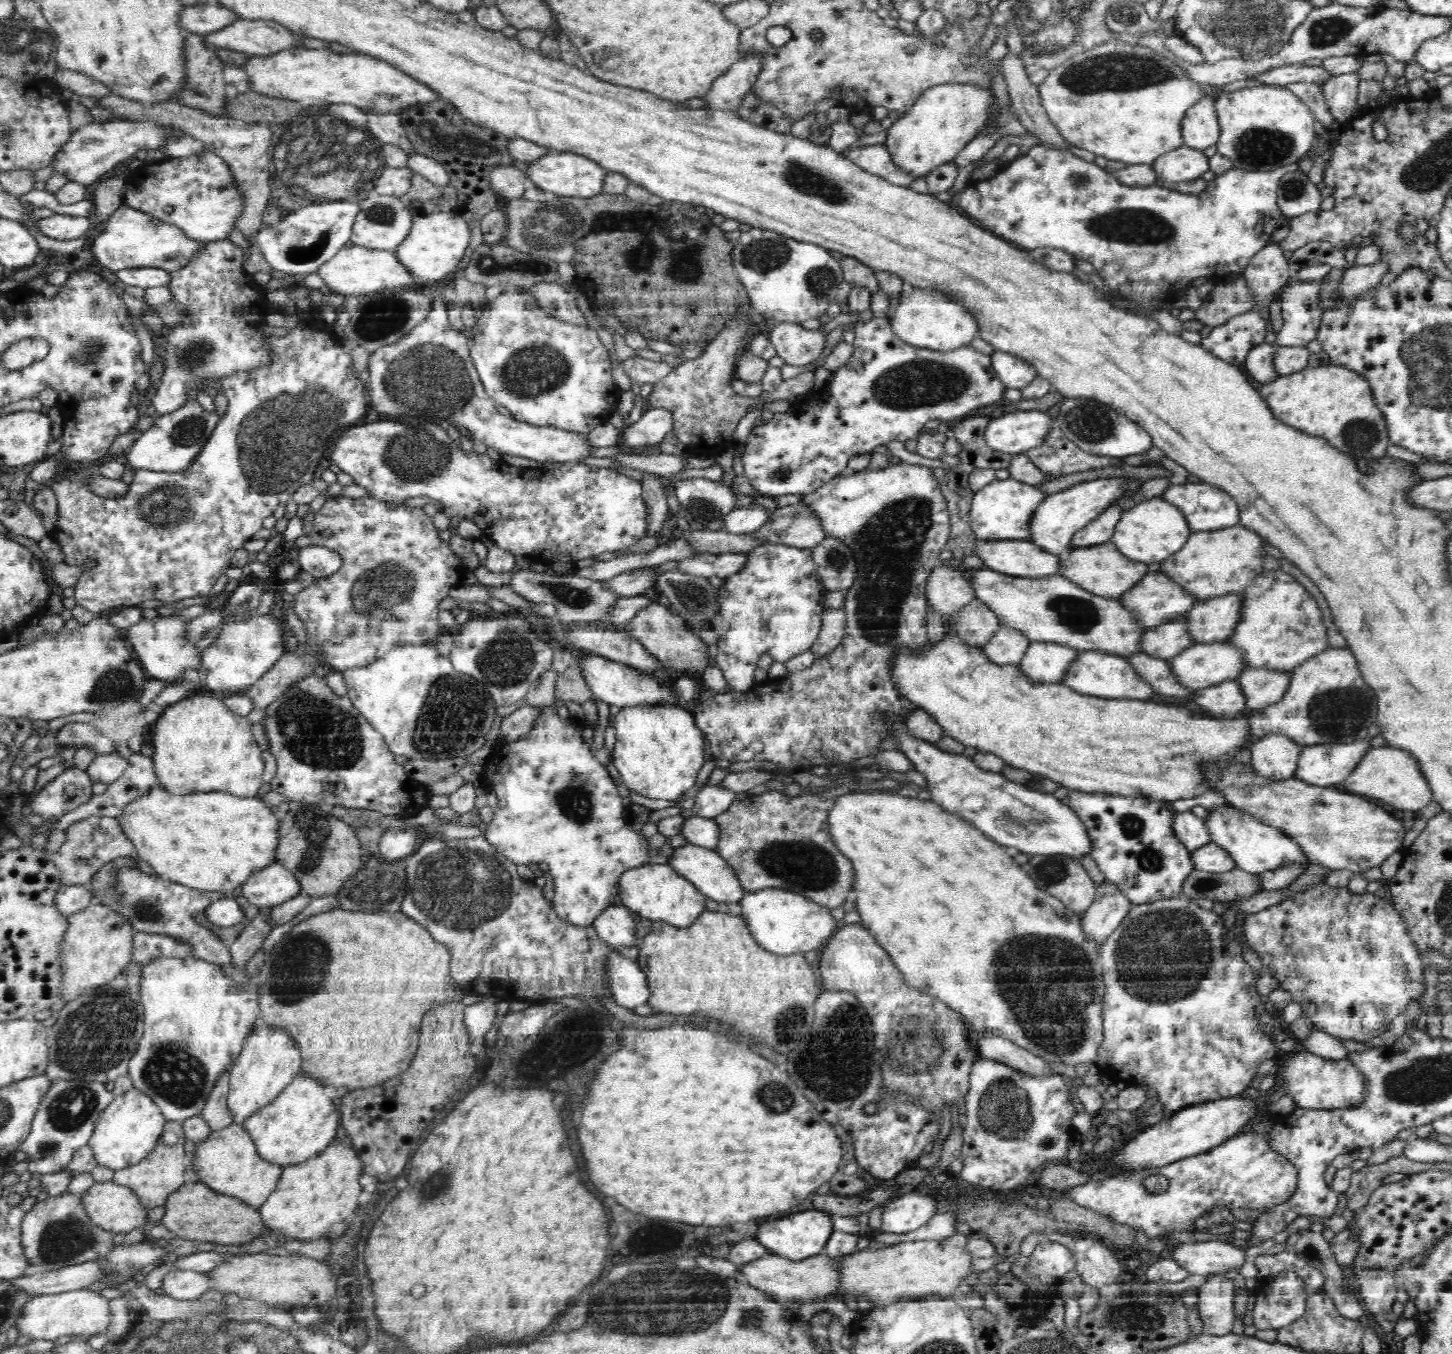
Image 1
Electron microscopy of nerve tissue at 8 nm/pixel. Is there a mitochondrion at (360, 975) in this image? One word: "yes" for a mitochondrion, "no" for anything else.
no

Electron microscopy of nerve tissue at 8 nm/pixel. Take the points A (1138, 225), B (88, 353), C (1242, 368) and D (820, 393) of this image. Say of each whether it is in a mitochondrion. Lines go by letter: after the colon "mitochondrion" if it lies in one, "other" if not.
A: mitochondrion
B: mitochondrion
C: other
D: other

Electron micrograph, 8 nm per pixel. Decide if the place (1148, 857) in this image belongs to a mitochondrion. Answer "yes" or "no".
yes

